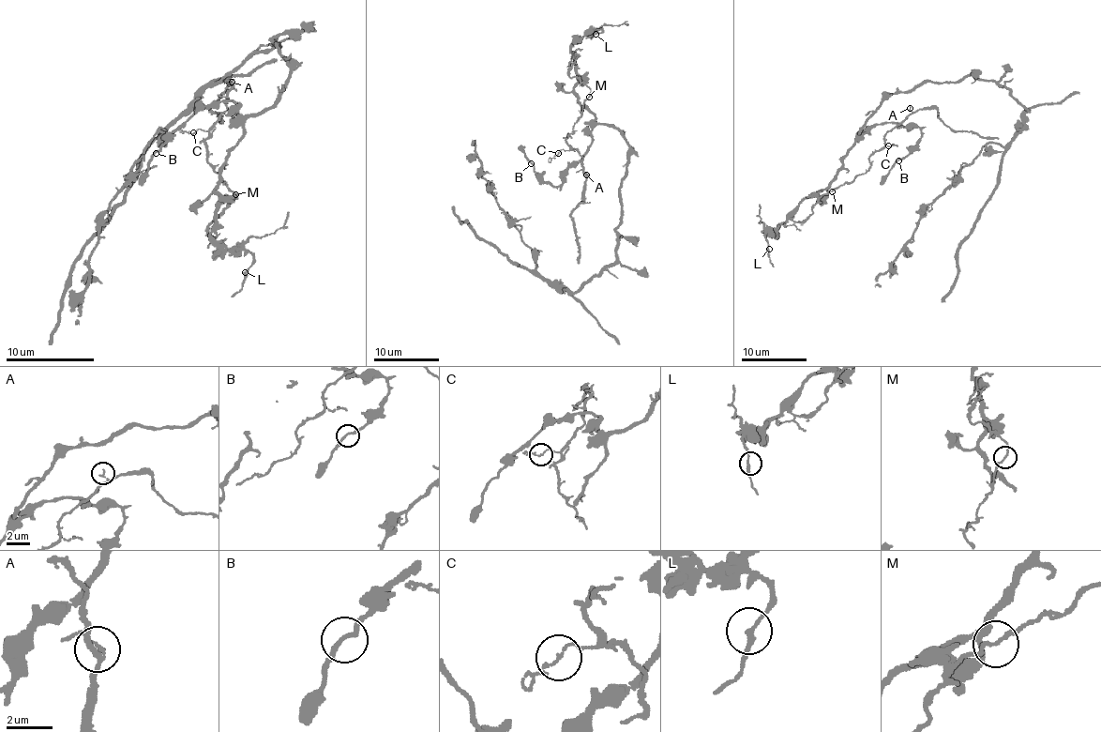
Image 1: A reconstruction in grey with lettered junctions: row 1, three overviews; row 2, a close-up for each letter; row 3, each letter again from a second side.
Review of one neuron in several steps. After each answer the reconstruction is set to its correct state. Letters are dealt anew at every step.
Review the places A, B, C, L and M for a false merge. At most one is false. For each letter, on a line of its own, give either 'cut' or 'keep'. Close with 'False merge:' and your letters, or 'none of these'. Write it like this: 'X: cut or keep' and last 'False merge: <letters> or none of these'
A: keep
B: keep
C: keep
L: keep
M: cut
False merge: M

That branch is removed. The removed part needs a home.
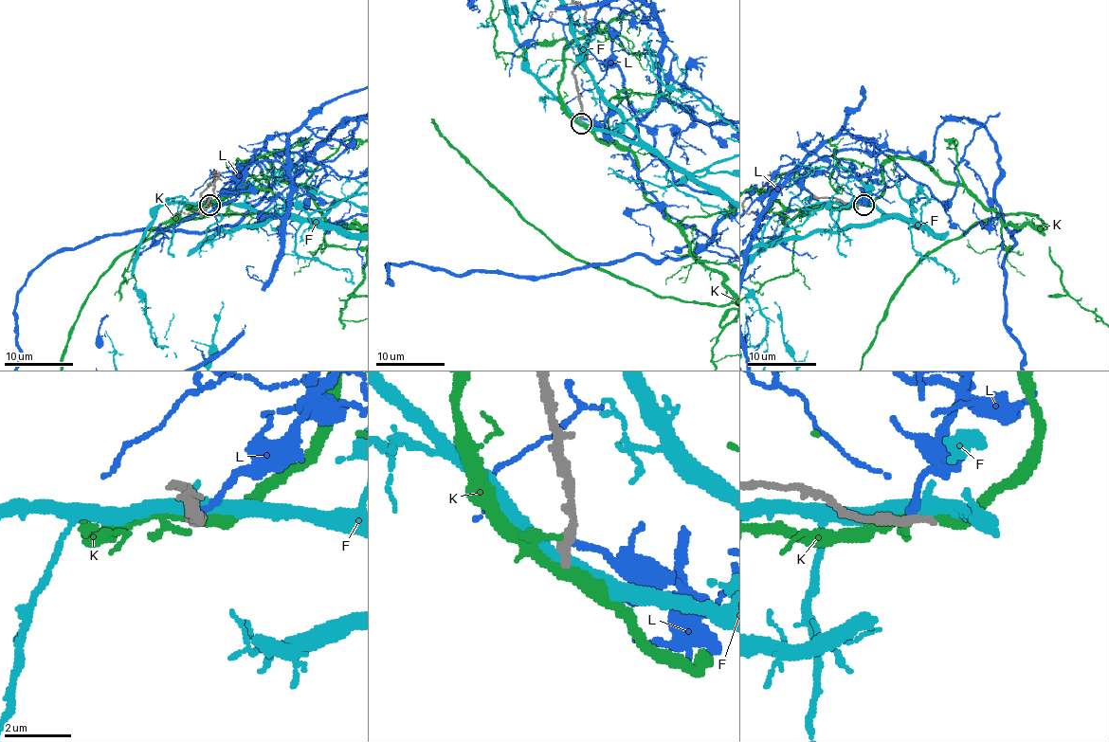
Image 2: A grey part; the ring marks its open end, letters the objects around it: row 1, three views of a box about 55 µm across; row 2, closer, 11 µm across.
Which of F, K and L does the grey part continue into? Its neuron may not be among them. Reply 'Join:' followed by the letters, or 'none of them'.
Join: none of them

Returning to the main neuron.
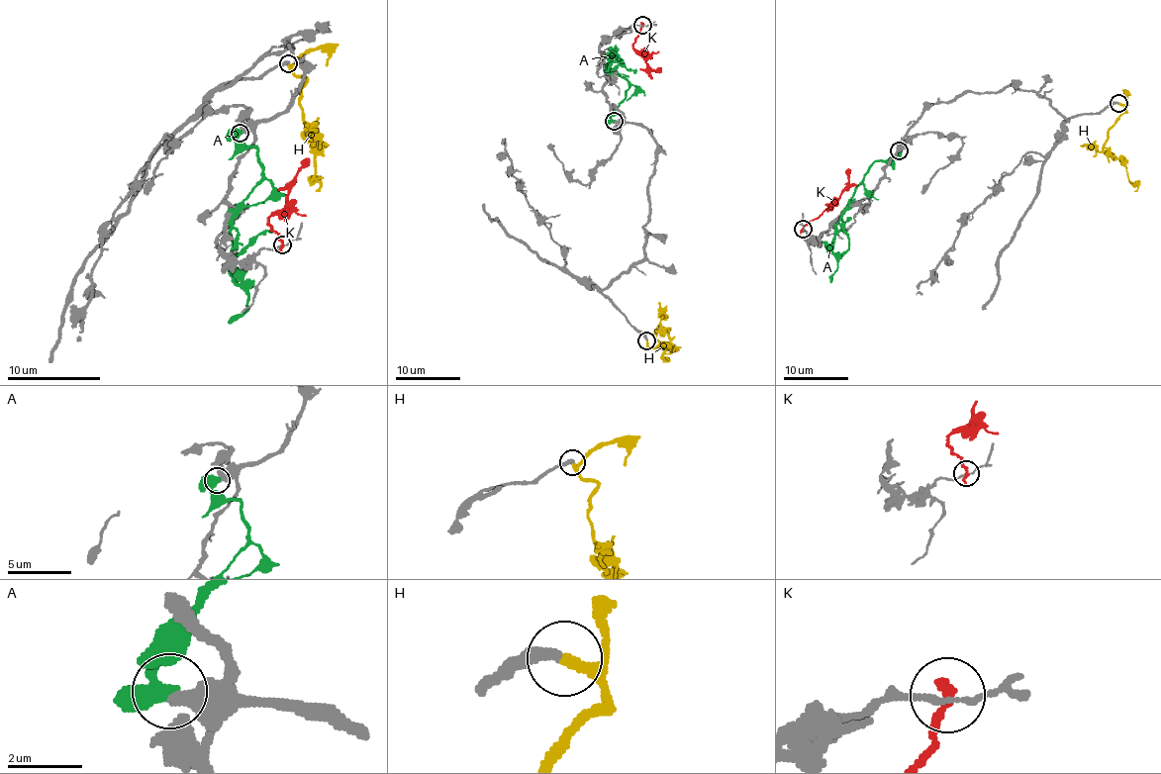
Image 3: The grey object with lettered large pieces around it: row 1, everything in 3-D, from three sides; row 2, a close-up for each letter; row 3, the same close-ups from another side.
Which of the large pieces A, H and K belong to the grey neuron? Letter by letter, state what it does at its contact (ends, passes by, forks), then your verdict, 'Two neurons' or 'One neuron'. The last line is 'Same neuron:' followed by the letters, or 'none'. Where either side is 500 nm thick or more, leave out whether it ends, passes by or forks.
A: Two neurons
H: It ends there. One neuron
K: It ends there. Two neurons
Same neuron: H

